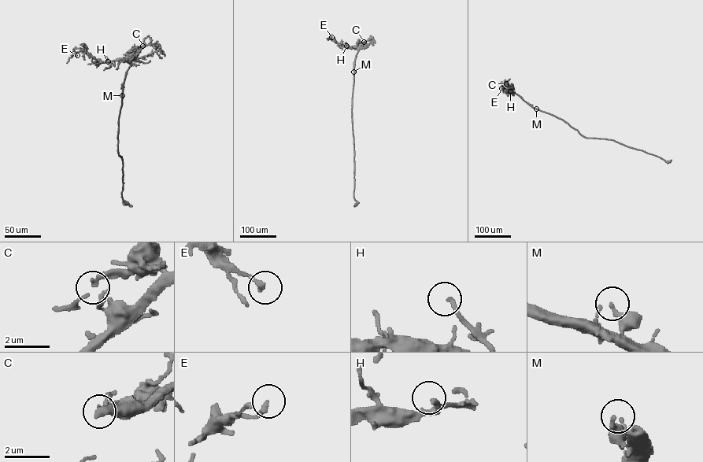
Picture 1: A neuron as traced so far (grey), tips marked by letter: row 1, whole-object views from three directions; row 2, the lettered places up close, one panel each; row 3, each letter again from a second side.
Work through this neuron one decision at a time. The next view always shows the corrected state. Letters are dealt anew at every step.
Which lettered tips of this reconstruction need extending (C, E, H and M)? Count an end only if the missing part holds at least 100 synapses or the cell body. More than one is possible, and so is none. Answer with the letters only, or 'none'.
none

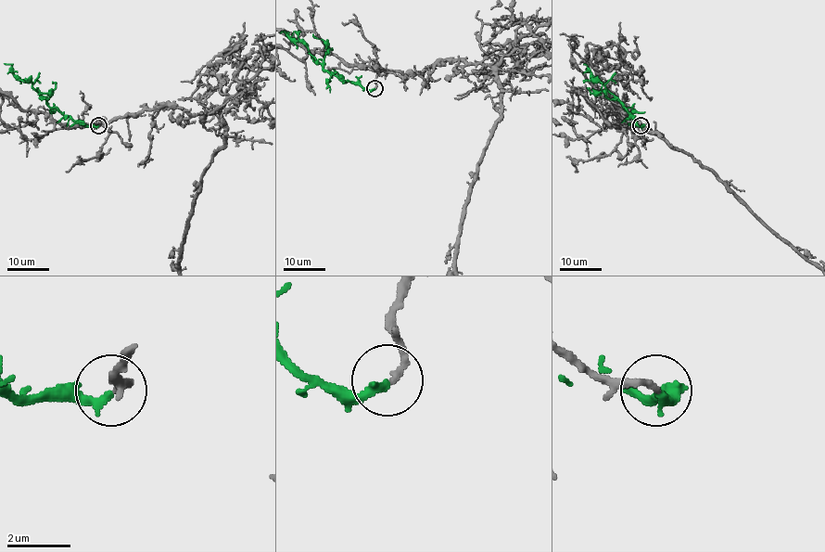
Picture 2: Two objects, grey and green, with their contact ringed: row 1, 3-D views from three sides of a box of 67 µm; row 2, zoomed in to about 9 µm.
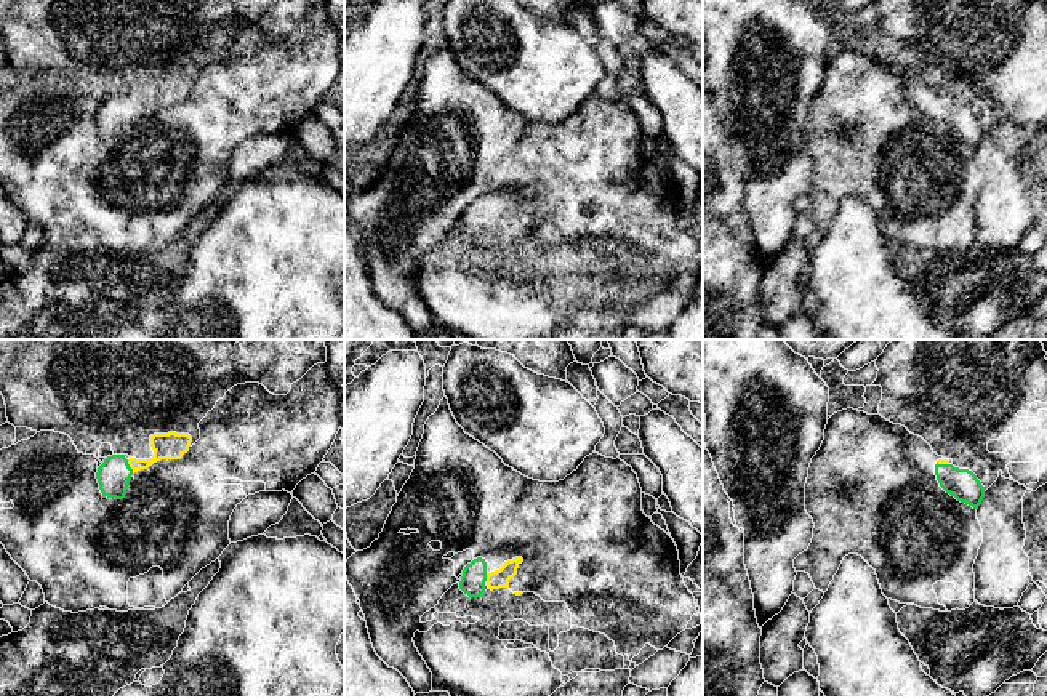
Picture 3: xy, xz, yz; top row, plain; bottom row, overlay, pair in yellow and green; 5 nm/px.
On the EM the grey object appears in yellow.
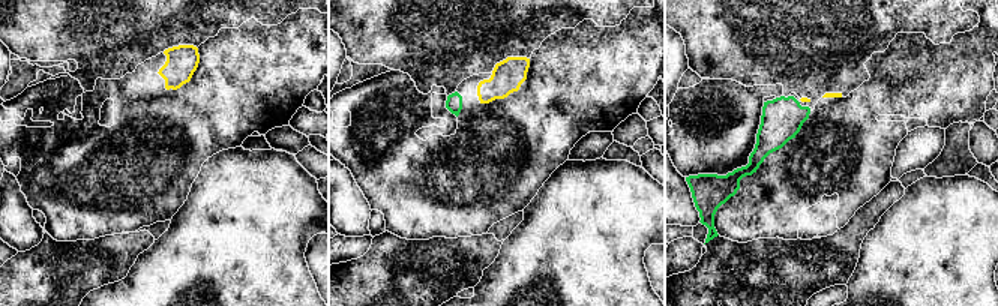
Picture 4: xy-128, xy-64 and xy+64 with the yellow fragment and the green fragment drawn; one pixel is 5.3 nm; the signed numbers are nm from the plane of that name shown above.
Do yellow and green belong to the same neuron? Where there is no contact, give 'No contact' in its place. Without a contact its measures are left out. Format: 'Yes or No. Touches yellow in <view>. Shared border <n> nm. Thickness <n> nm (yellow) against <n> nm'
Yes. Touches yellow in xy. Shared border 90 nm. Thickness 140 nm (yellow) against 170 nm

